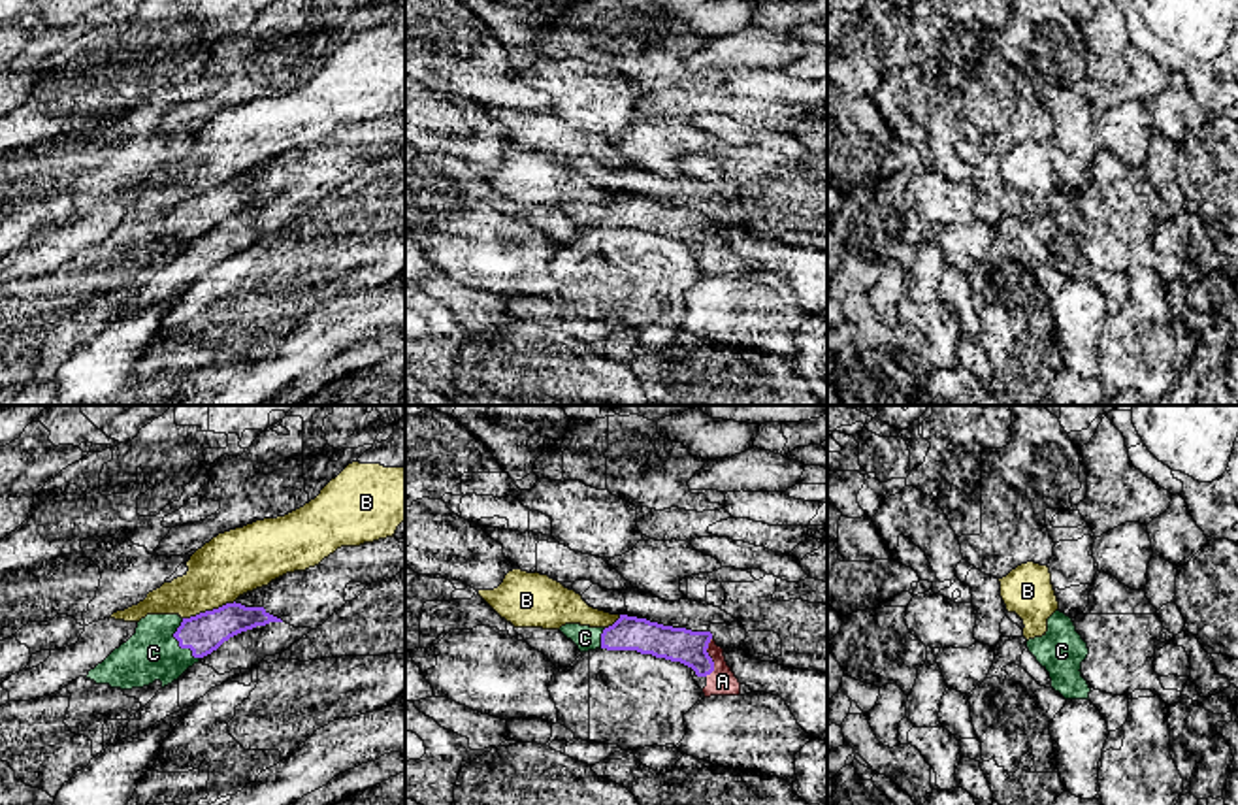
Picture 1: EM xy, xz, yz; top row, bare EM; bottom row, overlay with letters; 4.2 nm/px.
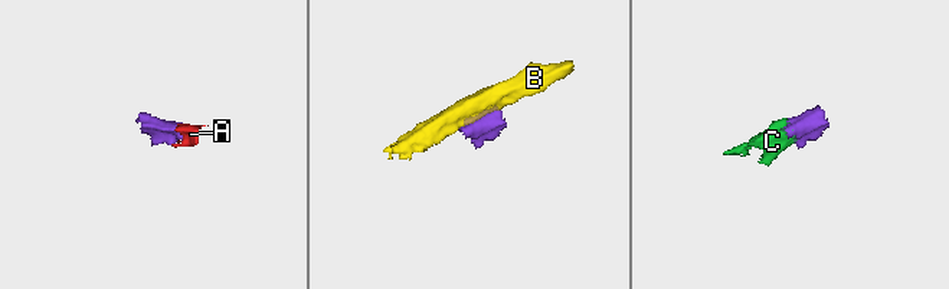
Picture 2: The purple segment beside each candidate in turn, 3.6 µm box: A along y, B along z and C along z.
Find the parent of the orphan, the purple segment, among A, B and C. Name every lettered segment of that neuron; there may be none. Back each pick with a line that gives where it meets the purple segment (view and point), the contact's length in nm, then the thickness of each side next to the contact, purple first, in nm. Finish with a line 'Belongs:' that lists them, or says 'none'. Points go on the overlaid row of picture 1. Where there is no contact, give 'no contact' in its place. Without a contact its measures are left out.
A: contact xz (711, 658); length 170 nm; calibres 150 and 120 nm
C: contact xy (179, 643); length 190 nm; calibres 170 and 220 nm
Belongs: A, C

